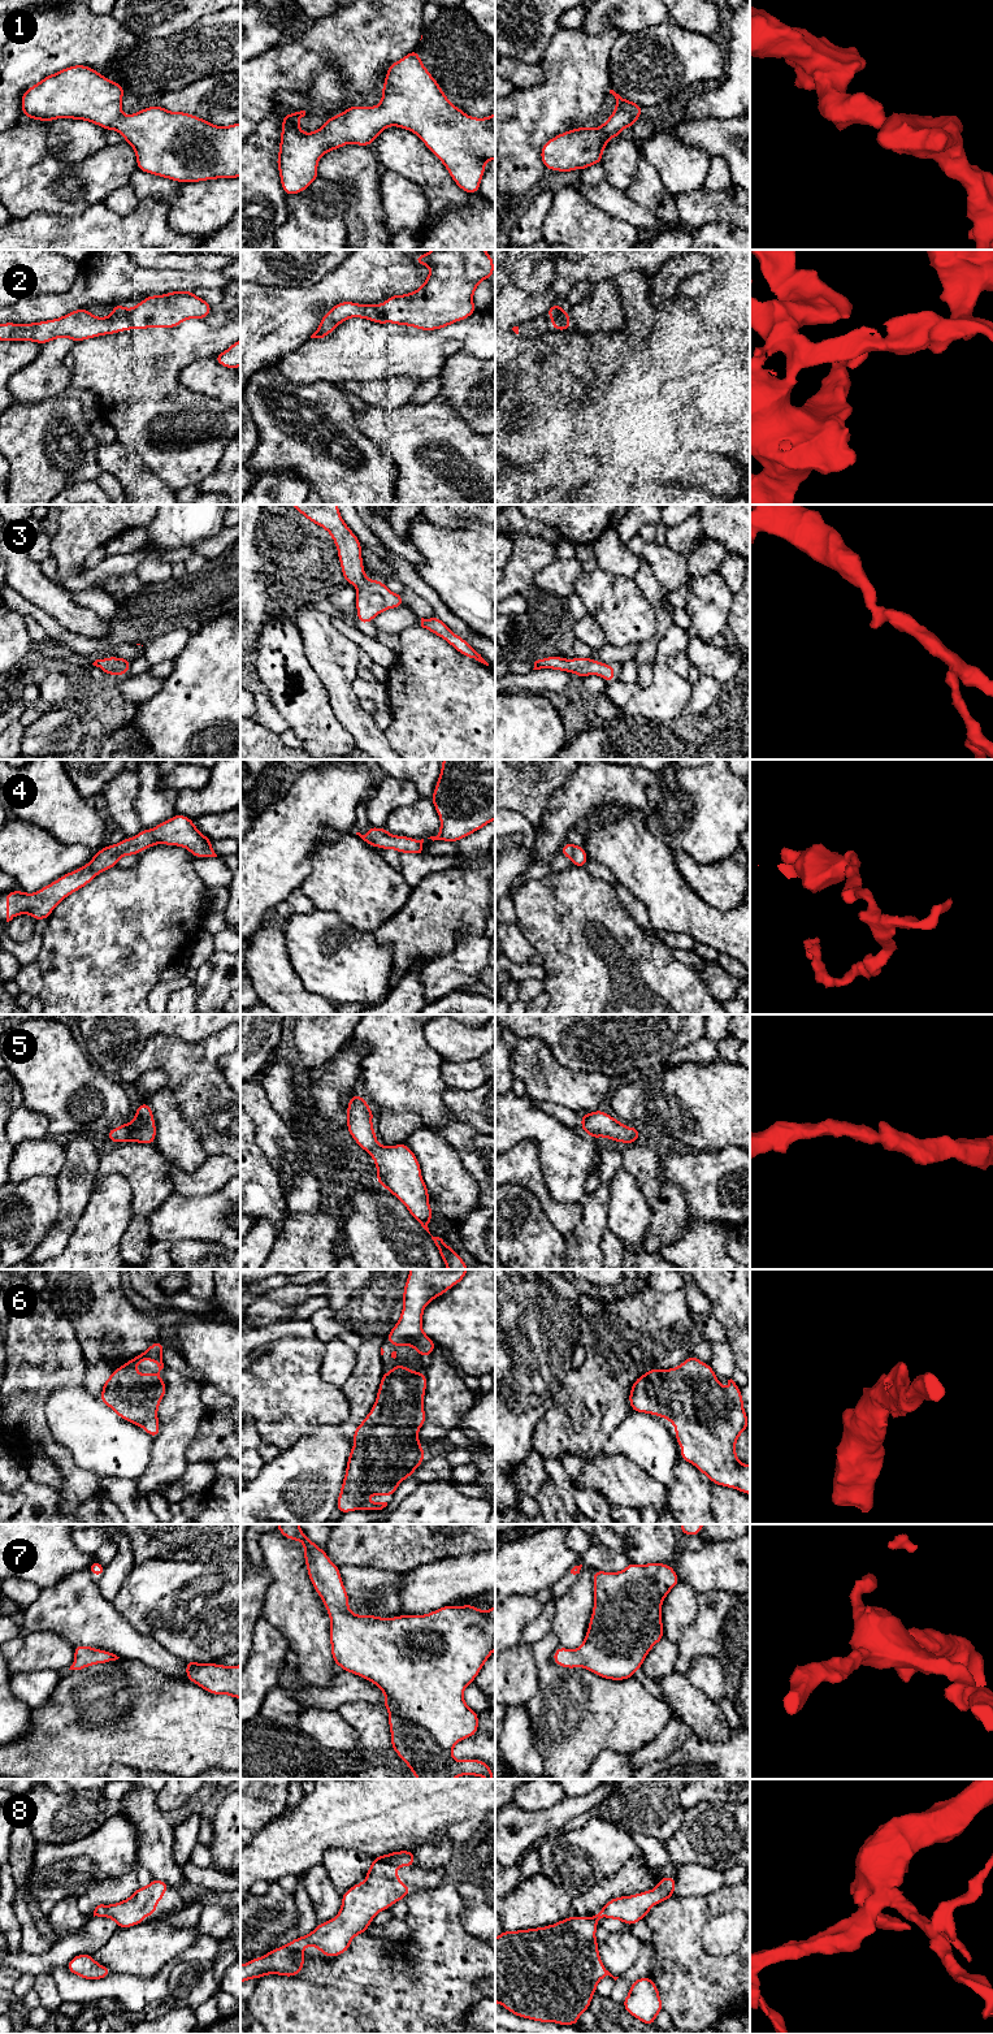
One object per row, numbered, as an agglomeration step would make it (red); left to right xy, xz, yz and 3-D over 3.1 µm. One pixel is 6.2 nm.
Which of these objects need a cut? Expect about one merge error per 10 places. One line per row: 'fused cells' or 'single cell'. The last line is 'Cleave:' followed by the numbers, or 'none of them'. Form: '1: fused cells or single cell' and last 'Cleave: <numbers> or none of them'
1: single cell
2: single cell
3: single cell
4: single cell
5: single cell
6: single cell
7: single cell
8: single cell
Cleave: none of them

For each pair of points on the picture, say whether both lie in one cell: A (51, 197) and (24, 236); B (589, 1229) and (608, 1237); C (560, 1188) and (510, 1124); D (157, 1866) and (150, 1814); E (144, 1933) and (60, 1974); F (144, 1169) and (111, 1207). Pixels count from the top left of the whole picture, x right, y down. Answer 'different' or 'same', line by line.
A: different
B: different
C: same
D: same
E: different
F: different

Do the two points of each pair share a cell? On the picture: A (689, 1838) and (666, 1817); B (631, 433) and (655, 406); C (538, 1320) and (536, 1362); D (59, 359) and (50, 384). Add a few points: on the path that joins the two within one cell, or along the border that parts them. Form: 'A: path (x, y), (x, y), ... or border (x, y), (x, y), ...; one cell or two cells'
A: border (686, 1809), (681, 1825), (663, 1842); two cells
B: path (637, 427), (651, 412); one cell
C: path (528, 1331), (527, 1351); one cell
D: path (53, 366), (50, 377); one cell

